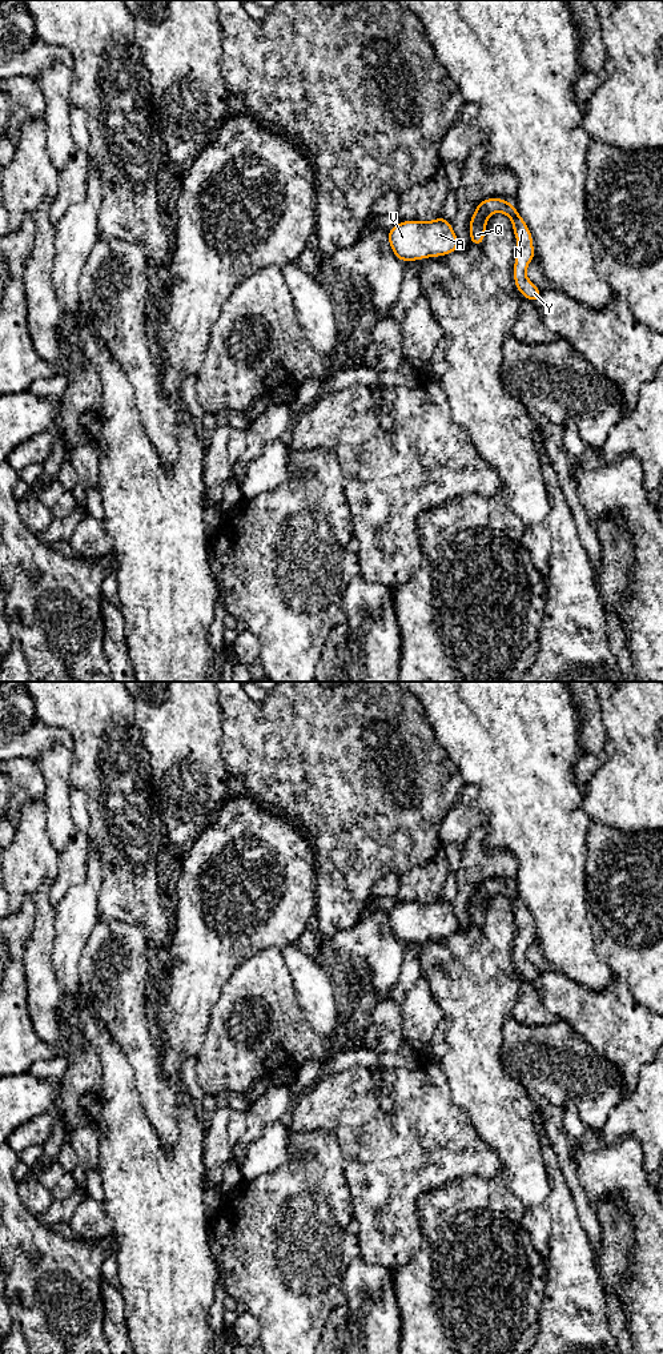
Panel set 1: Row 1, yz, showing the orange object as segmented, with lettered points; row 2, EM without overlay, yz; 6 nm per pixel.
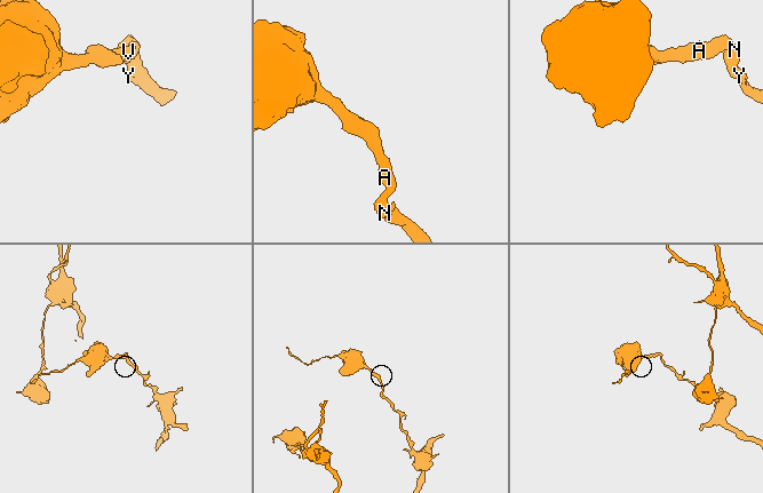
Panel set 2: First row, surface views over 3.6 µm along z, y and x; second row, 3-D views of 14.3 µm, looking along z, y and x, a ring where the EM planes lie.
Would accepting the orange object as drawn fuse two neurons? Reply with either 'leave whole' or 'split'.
leave whole

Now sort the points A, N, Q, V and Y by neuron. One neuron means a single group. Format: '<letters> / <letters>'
A N Q V Y

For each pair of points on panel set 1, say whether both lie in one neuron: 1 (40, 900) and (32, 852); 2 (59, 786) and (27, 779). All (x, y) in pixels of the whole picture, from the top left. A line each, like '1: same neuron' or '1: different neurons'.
1: same neuron
2: different neurons

